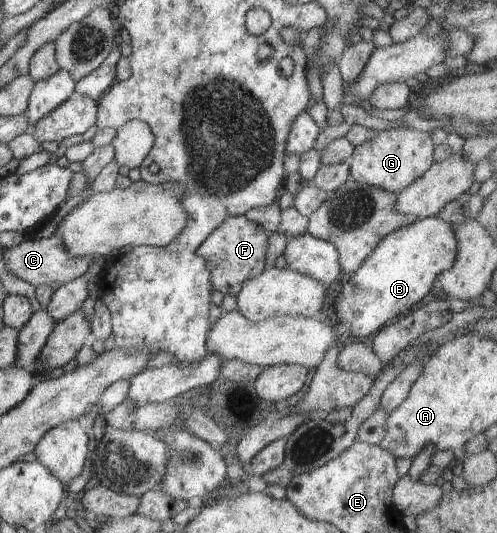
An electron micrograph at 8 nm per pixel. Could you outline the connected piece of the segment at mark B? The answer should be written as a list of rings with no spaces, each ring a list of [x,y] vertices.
[[[436,215],[418,218],[416,222],[403,226],[384,237],[378,246],[361,262],[354,274],[344,276],[342,290],[334,300],[334,310],[338,318],[338,326],[346,336],[346,340],[364,338],[376,334],[400,314],[407,314],[416,304],[426,298],[437,276],[448,270],[455,261],[457,240],[451,224],[441,221]]]

